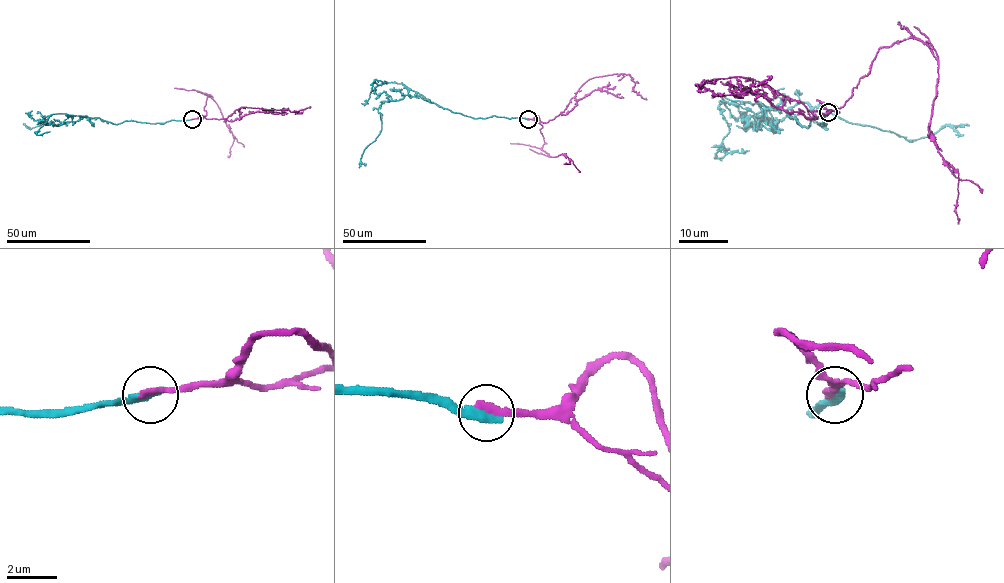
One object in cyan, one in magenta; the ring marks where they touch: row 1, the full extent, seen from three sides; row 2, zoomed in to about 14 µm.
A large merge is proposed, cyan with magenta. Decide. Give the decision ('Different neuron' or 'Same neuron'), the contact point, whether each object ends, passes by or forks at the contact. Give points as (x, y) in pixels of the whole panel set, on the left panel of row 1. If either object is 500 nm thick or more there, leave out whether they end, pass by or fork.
Different neuron. Place: (192, 119). At the ring cyan ends. At the ring magenta ends

